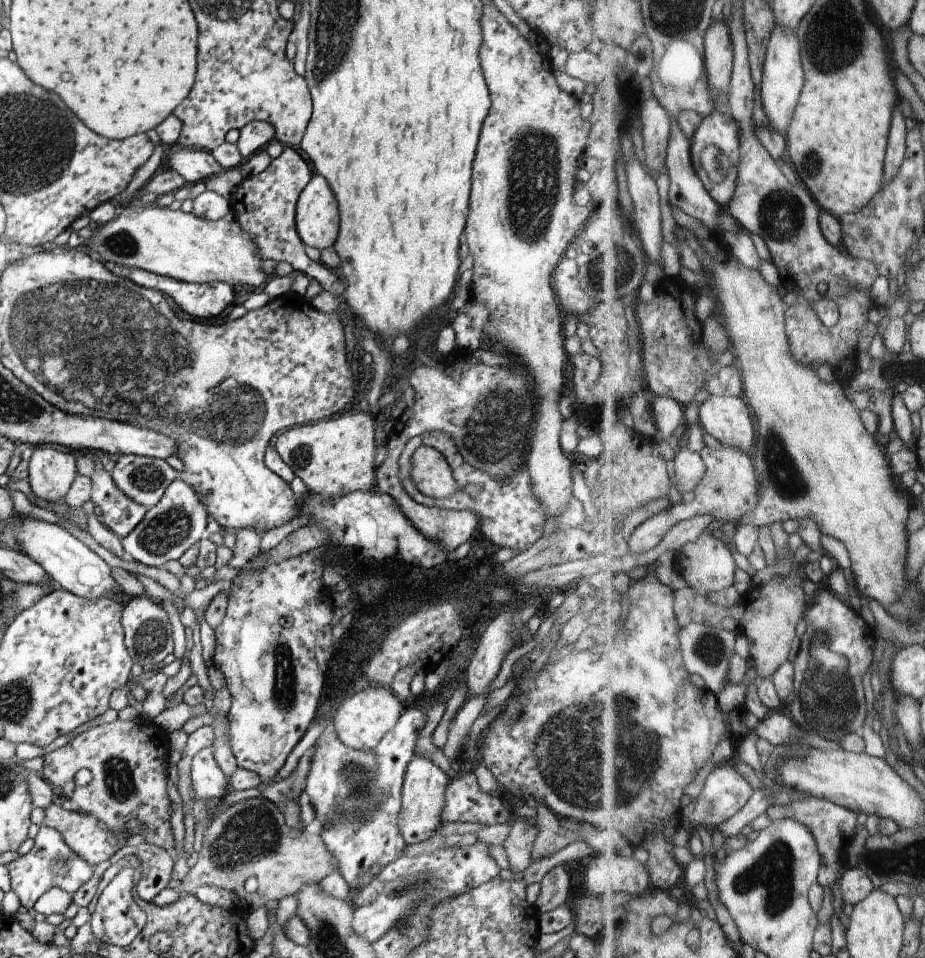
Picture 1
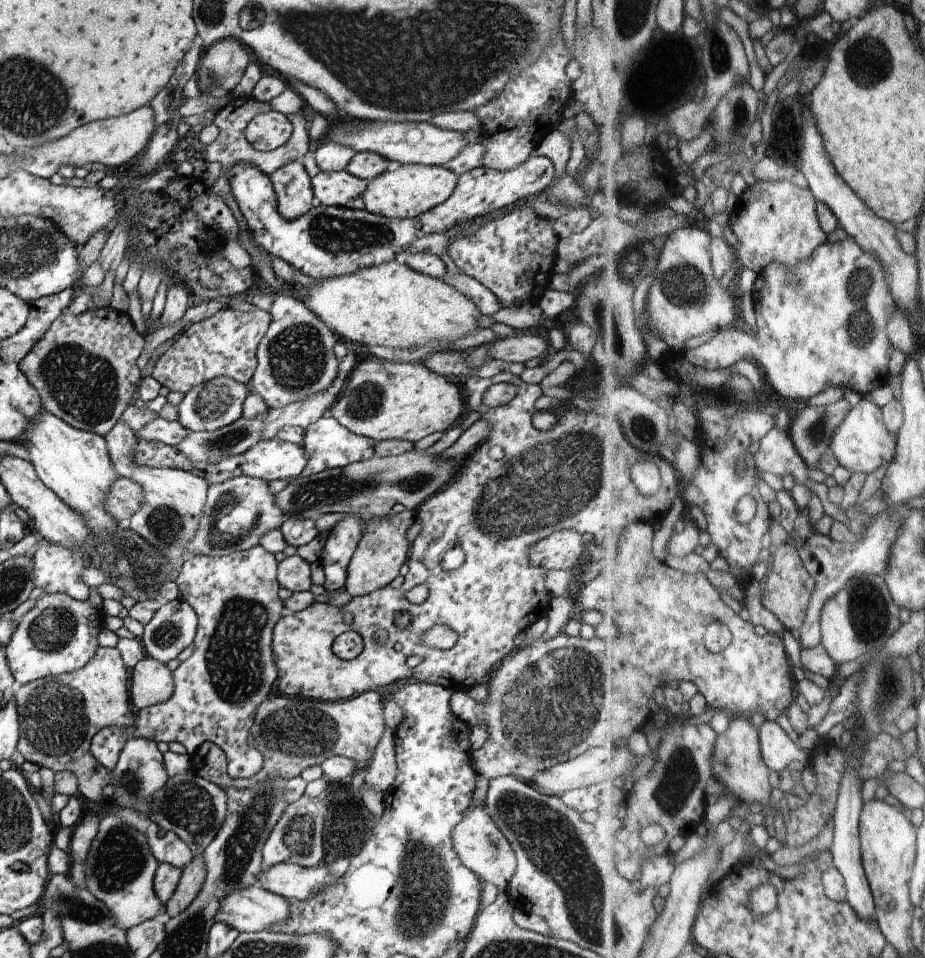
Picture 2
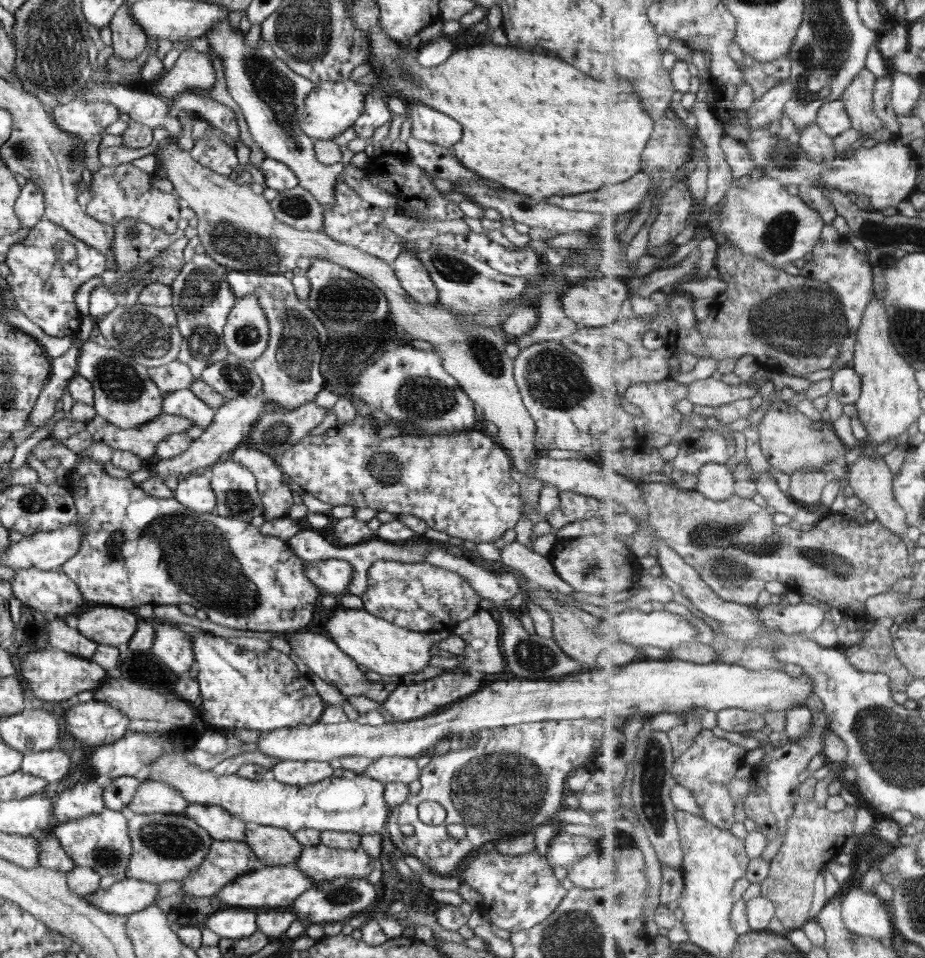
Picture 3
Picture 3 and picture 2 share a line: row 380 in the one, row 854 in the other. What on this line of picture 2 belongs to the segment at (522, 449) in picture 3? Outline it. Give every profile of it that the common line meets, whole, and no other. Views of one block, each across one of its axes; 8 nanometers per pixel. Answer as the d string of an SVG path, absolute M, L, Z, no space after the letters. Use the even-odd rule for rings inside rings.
M472 805L467 815L454 827L452 842L453 850L462 864L474 872L482 884L503 888L514 876L517 869L516 853L504 833L490 818L486 806Z

